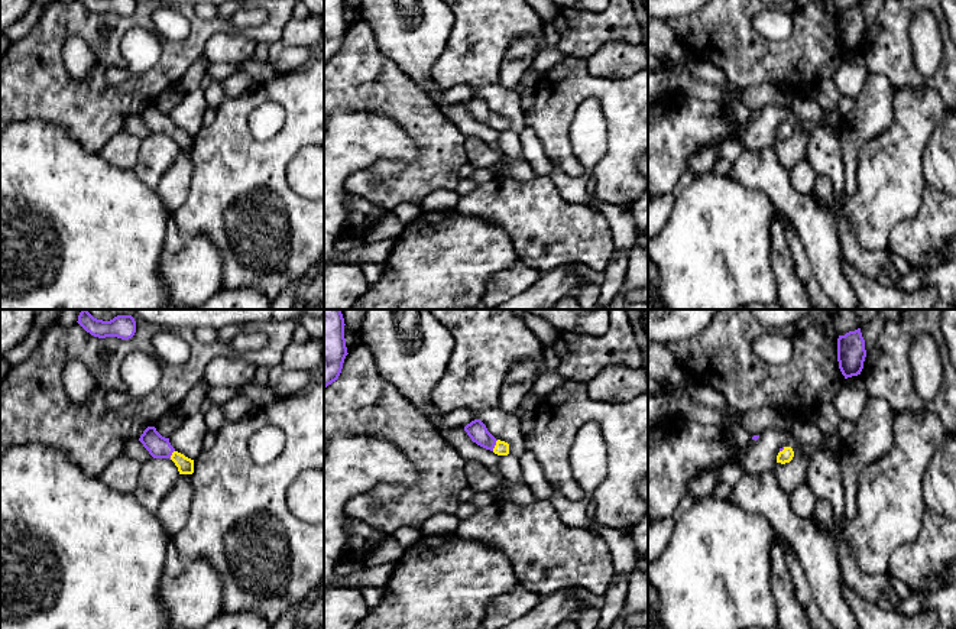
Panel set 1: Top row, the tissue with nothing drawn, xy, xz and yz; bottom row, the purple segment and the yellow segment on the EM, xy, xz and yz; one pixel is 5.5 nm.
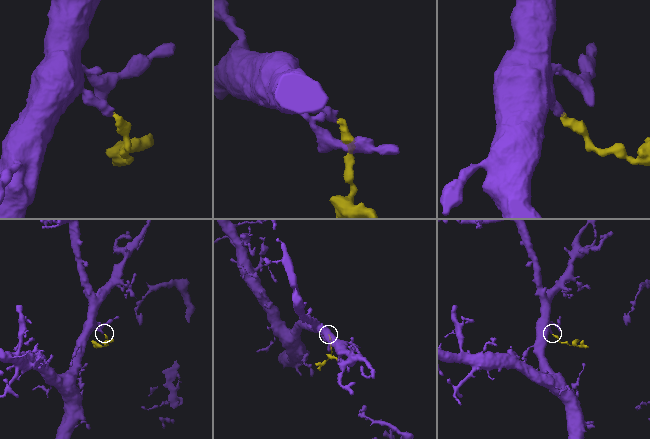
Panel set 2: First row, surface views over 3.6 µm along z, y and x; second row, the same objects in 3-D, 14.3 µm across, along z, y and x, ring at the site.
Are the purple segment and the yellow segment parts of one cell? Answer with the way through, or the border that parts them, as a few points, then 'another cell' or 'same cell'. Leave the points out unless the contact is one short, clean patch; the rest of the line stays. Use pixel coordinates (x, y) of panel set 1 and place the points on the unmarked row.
across xz (476, 106), (495, 120), (501, 125) | same cell

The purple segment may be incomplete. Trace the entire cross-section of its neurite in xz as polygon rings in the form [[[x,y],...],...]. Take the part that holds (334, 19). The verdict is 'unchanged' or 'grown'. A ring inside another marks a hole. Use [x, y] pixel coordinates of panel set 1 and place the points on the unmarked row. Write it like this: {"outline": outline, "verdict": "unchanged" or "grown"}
{"outline": [[[324,0],[324,65],[341,49],[347,29],[344,14],[346,0]]], "verdict": "unchanged"}

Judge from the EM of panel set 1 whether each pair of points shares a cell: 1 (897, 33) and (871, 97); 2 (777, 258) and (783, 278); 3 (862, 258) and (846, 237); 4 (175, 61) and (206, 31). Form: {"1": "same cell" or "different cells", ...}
{"1": "different cells", "2": "same cell", "3": "same cell", "4": "same cell"}

